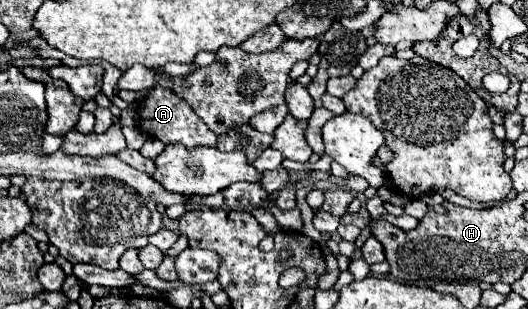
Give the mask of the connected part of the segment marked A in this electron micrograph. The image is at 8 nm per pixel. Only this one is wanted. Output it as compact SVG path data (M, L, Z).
M154 87L152 93L144 101L140 101L138 115L140 115L140 127L148 135L160 139L164 145L168 145L168 143L184 143L188 149L200 147L200 145L204 145L204 147L214 147L216 145L216 135L192 111L192 107L170 89Z

